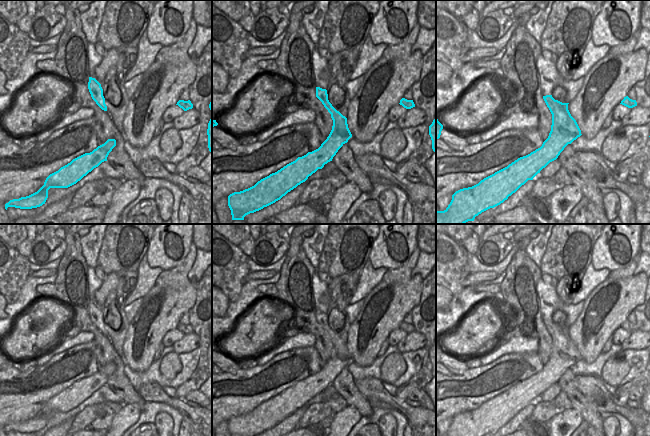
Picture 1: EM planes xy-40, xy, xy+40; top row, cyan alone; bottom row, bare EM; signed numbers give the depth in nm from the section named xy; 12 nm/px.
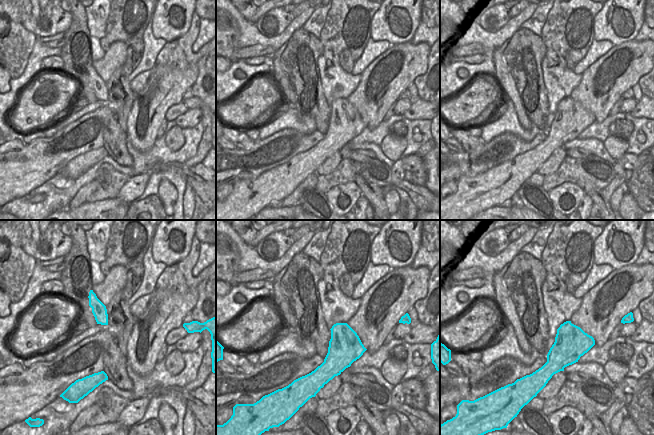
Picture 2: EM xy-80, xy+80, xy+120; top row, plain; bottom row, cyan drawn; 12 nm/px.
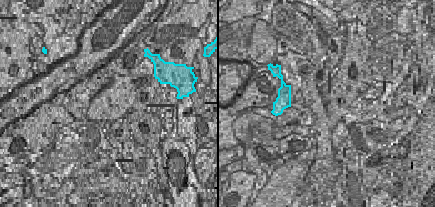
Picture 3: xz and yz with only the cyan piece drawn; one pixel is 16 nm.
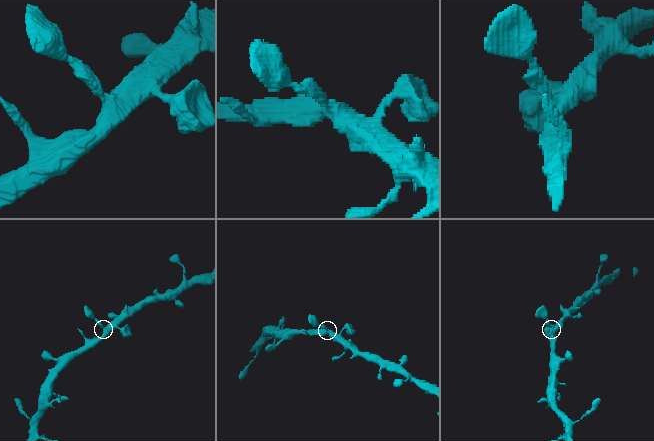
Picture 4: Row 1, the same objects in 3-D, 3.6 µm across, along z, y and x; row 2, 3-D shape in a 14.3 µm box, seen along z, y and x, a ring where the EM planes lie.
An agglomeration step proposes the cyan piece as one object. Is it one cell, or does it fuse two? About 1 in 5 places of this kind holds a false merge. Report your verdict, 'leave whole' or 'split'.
leave whole

